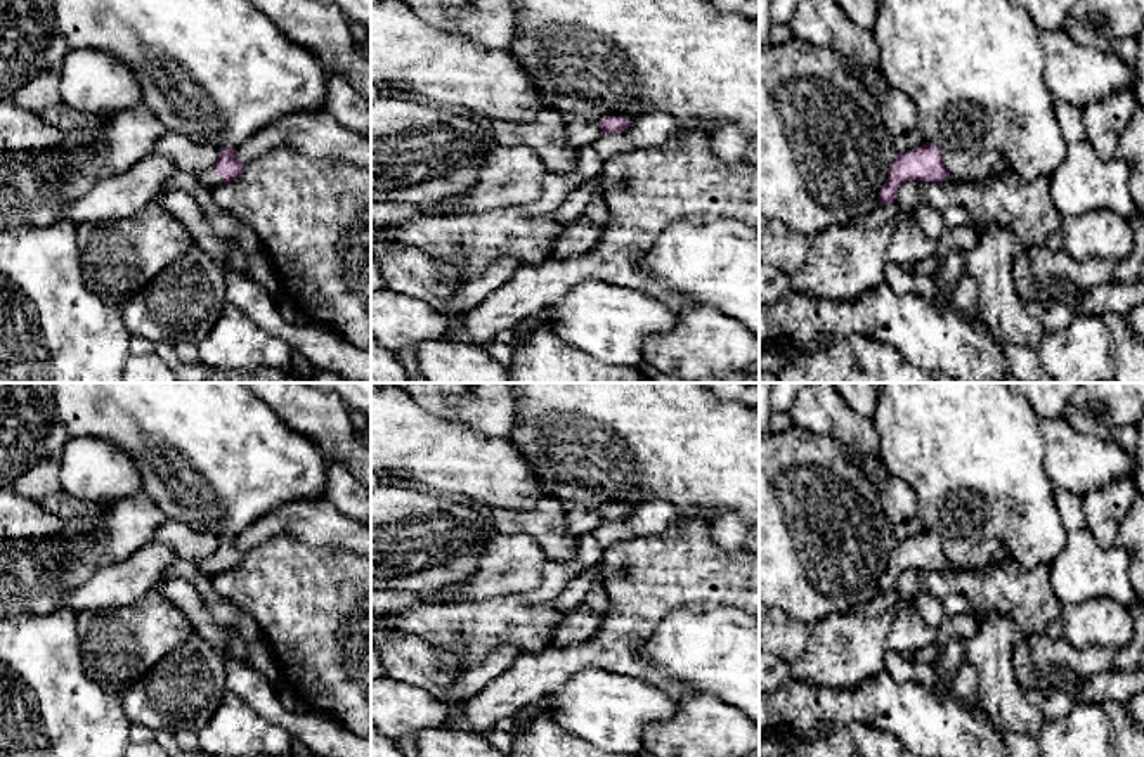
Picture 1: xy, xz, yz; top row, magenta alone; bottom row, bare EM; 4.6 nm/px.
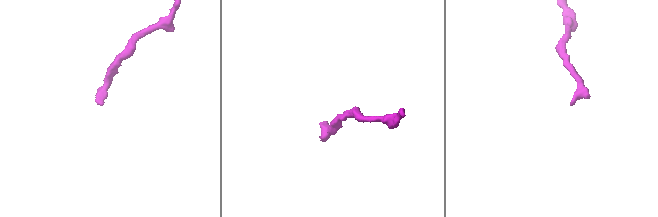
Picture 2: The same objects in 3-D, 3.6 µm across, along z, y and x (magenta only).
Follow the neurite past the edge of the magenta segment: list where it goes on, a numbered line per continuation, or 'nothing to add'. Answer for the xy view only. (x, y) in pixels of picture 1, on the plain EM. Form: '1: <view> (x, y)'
1: xy (210, 567)

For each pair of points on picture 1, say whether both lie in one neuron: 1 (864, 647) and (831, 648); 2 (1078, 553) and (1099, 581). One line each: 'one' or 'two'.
1: one
2: one

